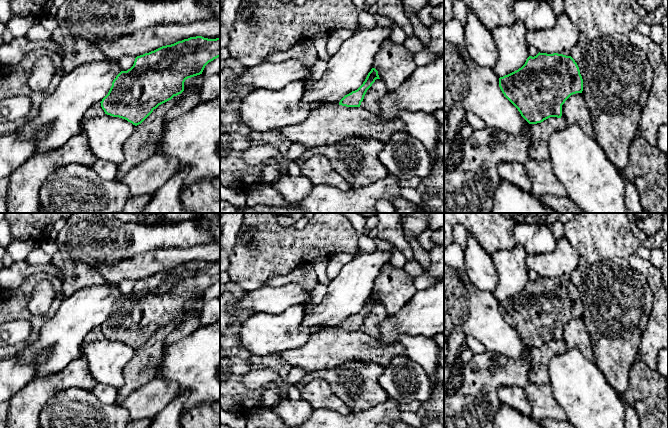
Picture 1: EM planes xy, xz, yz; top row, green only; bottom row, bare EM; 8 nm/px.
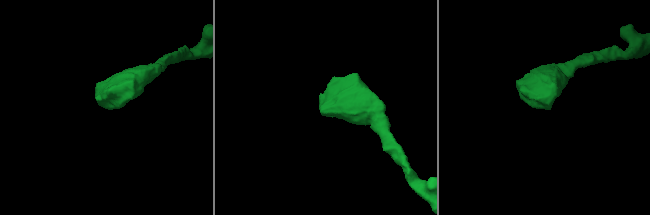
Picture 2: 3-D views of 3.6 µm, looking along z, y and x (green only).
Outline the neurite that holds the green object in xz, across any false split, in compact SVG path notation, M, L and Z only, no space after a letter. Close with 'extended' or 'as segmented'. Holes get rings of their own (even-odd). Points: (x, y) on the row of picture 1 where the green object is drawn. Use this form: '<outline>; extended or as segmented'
M372 68L363 84L357 90L345 95L340 100L339 105L346 107L360 107L367 90L372 86L376 79L380 79L378 71L375 68Z; as segmented

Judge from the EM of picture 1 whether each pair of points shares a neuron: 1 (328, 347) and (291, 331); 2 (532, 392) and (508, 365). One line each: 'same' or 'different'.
1: different
2: different

